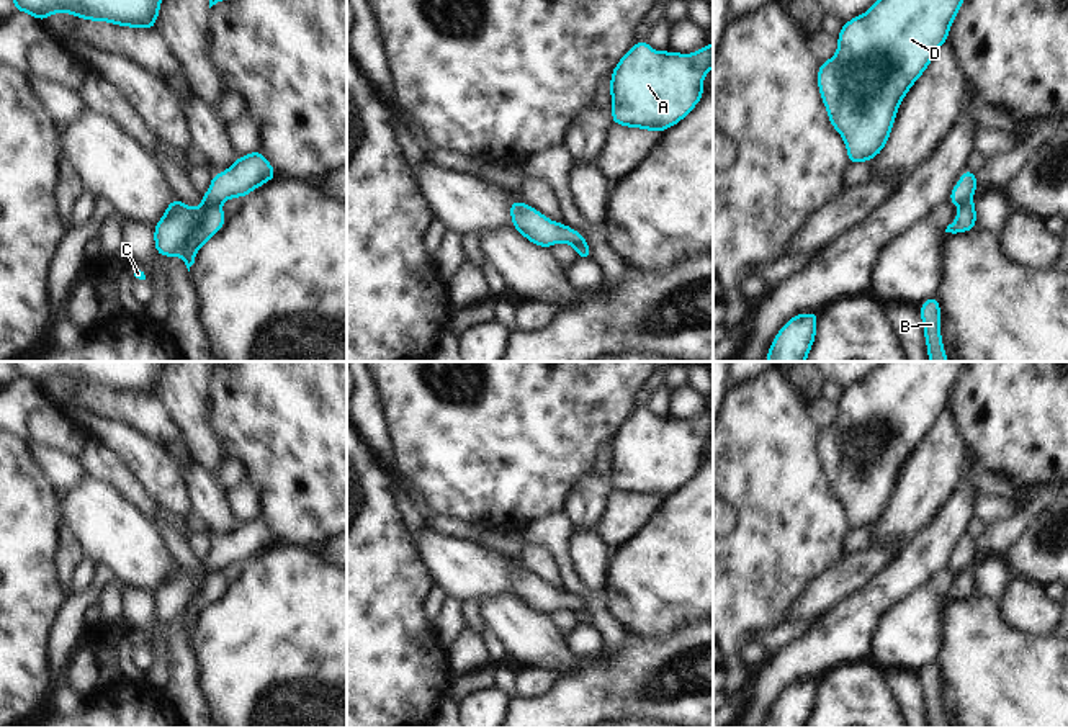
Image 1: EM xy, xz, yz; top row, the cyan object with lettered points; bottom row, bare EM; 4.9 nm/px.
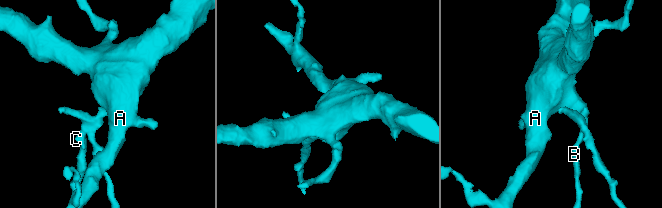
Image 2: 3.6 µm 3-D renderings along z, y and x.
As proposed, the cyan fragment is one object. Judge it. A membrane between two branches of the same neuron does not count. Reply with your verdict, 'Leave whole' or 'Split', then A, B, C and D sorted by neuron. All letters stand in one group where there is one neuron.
Split. Groups: A C D / B.

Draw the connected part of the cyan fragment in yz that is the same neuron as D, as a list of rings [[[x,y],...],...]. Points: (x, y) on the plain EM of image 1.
[[[883,362],[868,376],[844,388],[837,417],[819,429],[816,448],[829,491],[841,501],[849,532],[868,528],[888,510],[906,460],[949,406],[967,362]]]

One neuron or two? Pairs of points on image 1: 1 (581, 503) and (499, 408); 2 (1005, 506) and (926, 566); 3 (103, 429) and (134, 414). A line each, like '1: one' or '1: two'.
1: two
2: two
3: two

